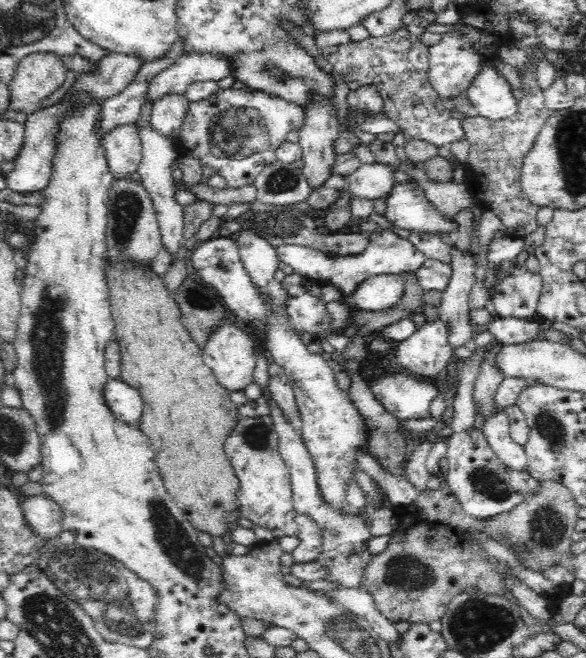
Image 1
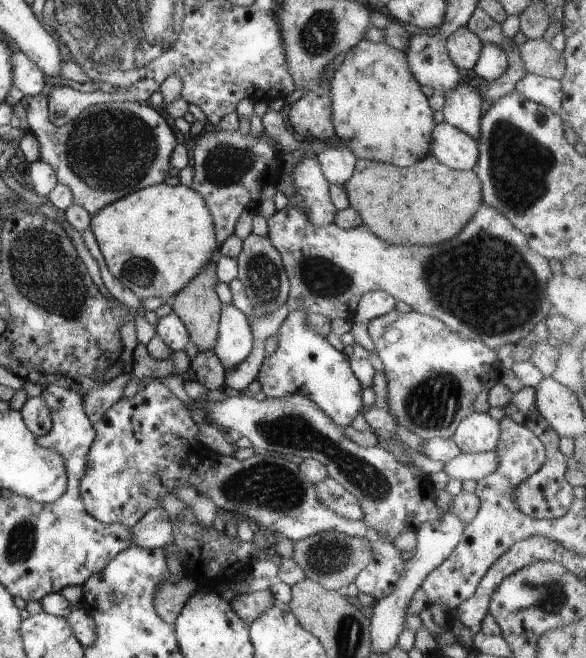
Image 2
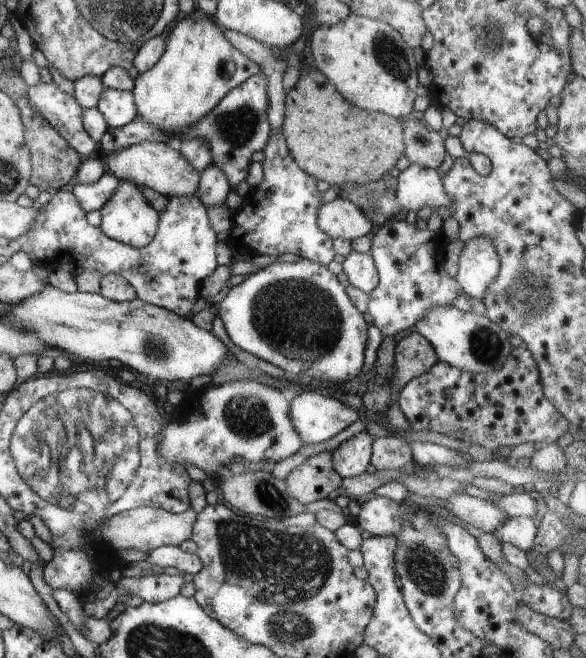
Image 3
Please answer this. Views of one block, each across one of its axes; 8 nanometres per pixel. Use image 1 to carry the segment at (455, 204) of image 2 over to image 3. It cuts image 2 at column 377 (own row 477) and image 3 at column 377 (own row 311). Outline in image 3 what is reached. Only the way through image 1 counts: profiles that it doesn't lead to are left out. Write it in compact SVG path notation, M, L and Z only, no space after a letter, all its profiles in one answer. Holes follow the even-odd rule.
M308 66L308 70L302 70L296 85L285 94L281 134L285 137L292 159L301 170L314 176L316 180L326 180L328 184L336 184L338 187L340 182L372 183L383 178L403 156L402 119L376 111L362 110L359 106L348 102L316 67Z

